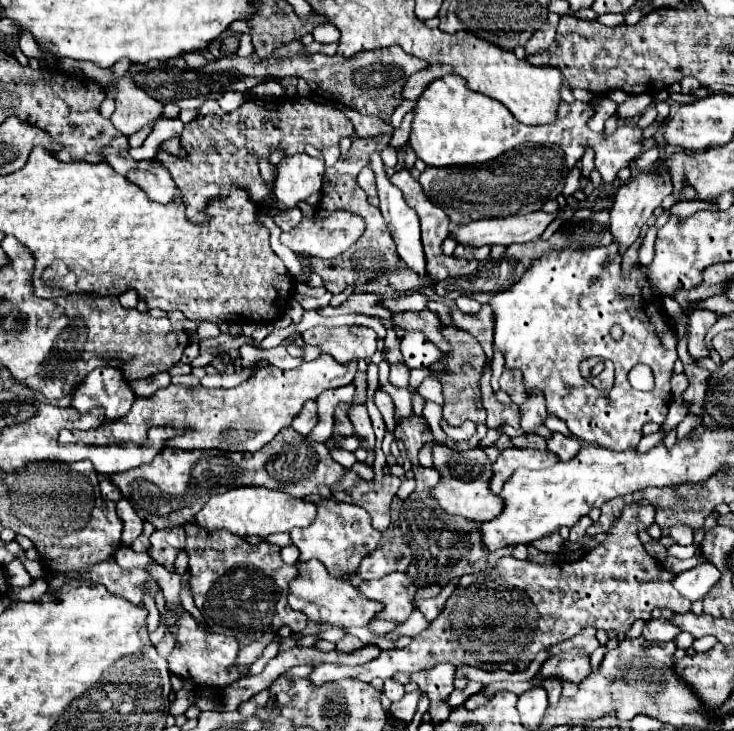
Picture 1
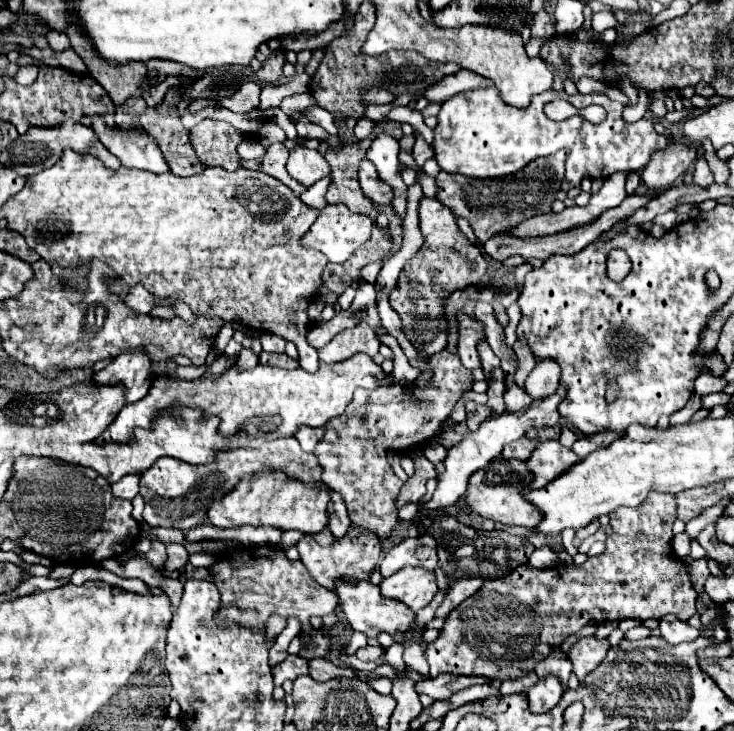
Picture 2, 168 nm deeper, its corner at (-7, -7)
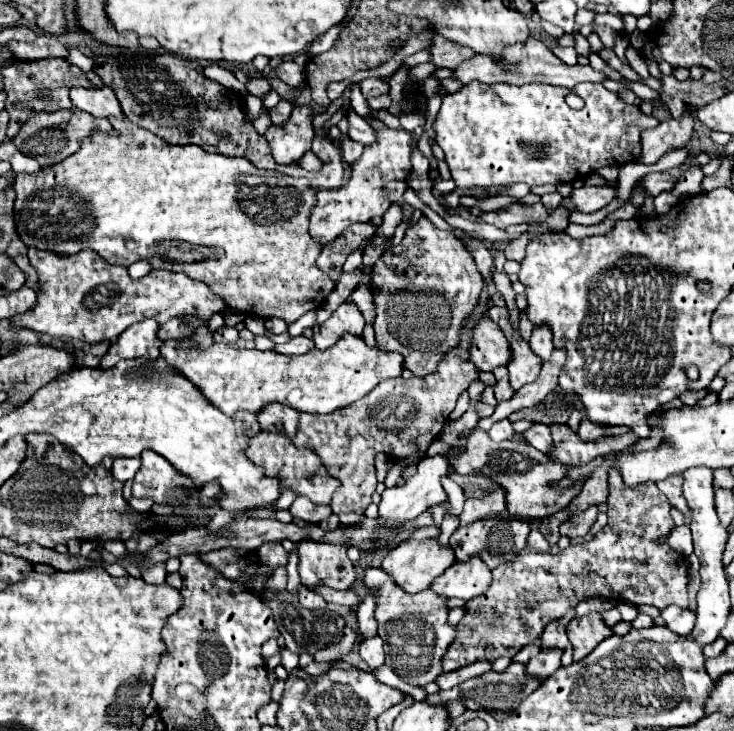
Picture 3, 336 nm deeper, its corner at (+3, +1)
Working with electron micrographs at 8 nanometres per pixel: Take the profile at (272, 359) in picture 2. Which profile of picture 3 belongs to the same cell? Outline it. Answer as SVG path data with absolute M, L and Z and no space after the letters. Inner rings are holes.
M296 336L296 338L290 338L286 344L278 344L276 346L276 352L280 354L306 354L314 348L314 342L312 338L306 338L306 336Z

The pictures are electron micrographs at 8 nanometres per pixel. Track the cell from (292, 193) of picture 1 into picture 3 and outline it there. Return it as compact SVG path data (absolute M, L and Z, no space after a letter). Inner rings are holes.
M310 104L296 106L292 110L292 116L280 124L270 126L264 134L266 142L272 148L272 156L278 164L294 164L298 162L306 150L310 150L310 144L314 140L314 126L312 126L314 114Z

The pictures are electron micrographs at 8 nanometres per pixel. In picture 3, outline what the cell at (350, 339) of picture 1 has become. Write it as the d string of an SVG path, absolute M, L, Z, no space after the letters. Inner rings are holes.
M352 300L342 302L336 312L318 326L316 334L314 334L314 344L318 350L326 350L330 348L344 332L352 332L362 336L362 328L364 328L364 316L358 310L358 306Z

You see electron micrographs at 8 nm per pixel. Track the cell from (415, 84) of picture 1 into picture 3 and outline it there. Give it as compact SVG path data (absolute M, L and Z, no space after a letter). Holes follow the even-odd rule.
M530 38L522 44L512 44L504 48L504 54L500 60L492 60L492 56L474 56L472 60L464 60L460 68L454 70L454 78L458 78L462 84L468 84L472 80L494 84L494 82L506 82L506 84L526 84L526 82L546 82L554 86L574 88L580 82L604 82L608 76L604 72L594 70L592 66L566 66L560 58L556 58L548 46L544 46L540 40Z

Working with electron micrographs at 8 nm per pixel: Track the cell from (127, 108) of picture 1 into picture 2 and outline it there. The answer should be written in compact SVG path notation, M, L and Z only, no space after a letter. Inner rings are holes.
M78 32L70 36L70 42L74 52L88 66L88 74L98 84L102 84L102 88L108 92L116 108L122 108L132 96L142 98L144 92L150 90L144 64L126 64L126 68L110 68L110 64L98 60L98 56L94 56L94 52L90 52L86 44L82 44L82 36L78 36Z

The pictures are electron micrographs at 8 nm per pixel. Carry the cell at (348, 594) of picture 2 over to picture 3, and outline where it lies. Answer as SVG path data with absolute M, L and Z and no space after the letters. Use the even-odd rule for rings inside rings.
M366 568L364 584L368 588L380 590L378 606L376 606L376 620L378 620L378 636L384 640L386 666L392 668L404 680L410 680L416 674L420 686L434 682L444 672L442 656L446 654L448 646L456 638L456 628L448 624L450 608L448 608L446 596L436 594L432 588L426 588L416 594L408 594L382 568ZM408 640L418 640L418 652L406 650Z

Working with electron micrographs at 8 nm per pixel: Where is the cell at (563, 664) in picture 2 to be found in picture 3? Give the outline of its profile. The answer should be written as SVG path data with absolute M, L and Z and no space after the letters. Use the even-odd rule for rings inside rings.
M574 608L568 614L564 614L564 618L554 620L546 626L546 630L544 630L546 636L544 634L540 636L540 640L544 644L544 650L546 648L566 648L568 646L570 640L566 636L566 624L568 624L568 618L572 618L572 616L574 616Z

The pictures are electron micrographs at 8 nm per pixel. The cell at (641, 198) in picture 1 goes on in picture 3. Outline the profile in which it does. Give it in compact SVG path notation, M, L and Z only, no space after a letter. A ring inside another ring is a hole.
M686 108L684 116L680 120L668 118L668 120L662 120L652 130L644 130L642 132L644 140L642 140L640 162L654 164L668 150L686 146L690 136L692 136L692 132L694 132L692 128L694 128L694 116L692 116L692 110Z

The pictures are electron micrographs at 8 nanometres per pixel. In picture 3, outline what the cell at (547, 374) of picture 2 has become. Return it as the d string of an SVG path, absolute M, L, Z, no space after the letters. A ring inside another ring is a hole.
M548 324L534 326L532 336L530 336L530 348L532 348L542 360L548 360L548 356L550 356L552 350L554 350L554 344L552 344L552 330L550 330Z

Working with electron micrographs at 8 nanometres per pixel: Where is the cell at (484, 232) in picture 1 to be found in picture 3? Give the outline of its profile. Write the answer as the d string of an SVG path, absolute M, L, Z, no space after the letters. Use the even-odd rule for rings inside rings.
M580 186L572 190L568 200L562 200L562 206L568 210L596 212L610 204L616 198L616 188L610 186Z

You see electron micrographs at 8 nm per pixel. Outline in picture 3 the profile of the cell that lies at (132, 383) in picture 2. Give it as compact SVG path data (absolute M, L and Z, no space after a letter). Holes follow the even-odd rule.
M146 318L142 322L132 324L110 346L110 350L104 356L104 360L100 362L100 366L102 368L112 368L120 360L138 358L138 356L144 356L148 353L151 360L157 359L160 356L160 346L164 342L156 336L156 332L158 332L158 322L154 318Z

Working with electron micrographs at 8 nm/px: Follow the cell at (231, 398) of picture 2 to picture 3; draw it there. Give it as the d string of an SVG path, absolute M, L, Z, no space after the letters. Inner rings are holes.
M344 334L332 348L312 348L302 356L286 356L278 352L262 352L248 348L234 348L230 344L214 342L200 350L184 340L168 340L160 348L168 364L176 366L192 384L204 392L206 400L216 404L226 414L248 410L258 414L268 402L286 402L298 412L330 414L342 406L348 406L366 396L376 384L386 378L396 378L404 370L404 356L398 352L386 352L370 348L360 336Z

